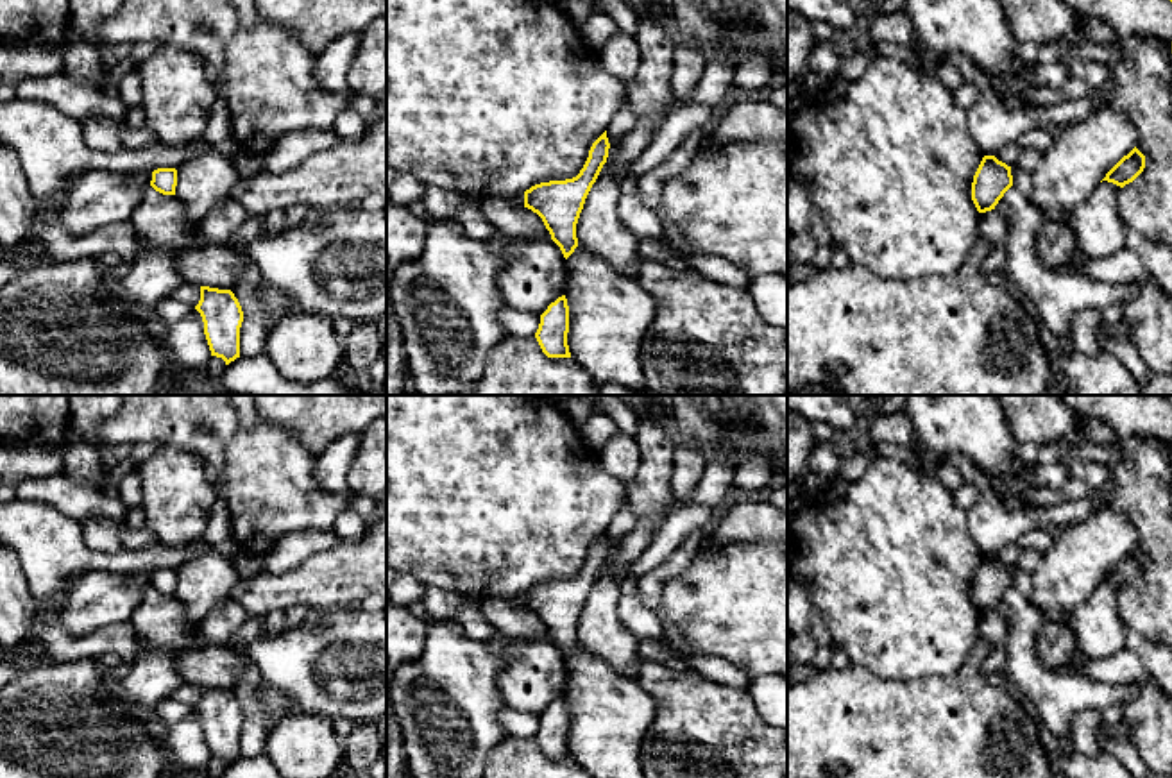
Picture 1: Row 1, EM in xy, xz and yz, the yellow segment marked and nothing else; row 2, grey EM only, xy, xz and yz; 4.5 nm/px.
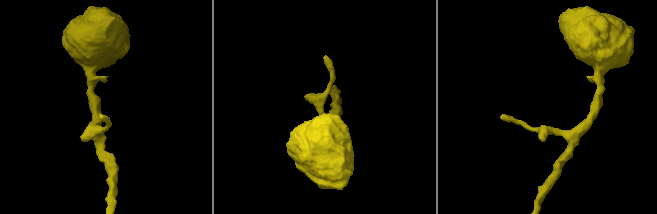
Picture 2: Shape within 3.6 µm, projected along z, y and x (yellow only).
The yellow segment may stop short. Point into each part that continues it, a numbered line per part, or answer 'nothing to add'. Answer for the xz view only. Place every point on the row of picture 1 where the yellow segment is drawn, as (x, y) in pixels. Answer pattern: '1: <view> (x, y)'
nothing to add

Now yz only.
nothing to add

